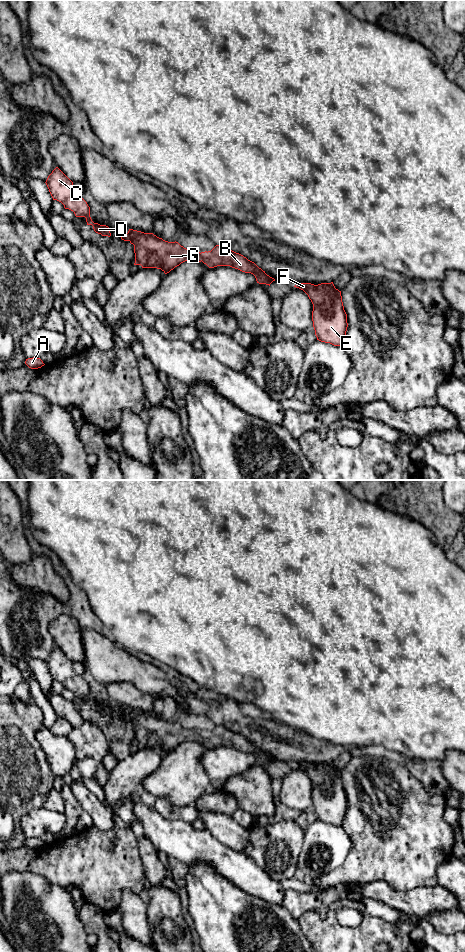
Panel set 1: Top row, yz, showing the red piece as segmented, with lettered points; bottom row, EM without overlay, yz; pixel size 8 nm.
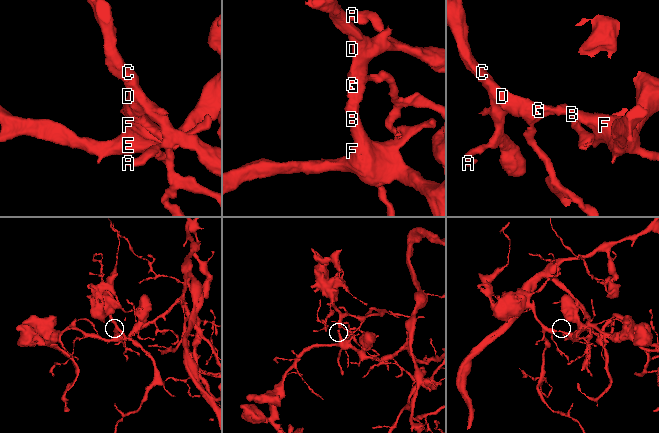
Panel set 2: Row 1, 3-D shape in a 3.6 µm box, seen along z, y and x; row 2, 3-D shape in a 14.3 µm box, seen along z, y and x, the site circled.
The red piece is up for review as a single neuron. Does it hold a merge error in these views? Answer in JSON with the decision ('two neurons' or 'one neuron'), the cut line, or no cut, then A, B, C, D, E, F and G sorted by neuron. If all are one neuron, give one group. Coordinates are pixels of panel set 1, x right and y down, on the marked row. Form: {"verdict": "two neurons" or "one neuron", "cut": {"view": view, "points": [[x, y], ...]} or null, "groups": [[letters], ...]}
{"verdict": "one neuron", "cut": null, "groups": [["A", "B", "C", "D", "E", "F", "G"]]}

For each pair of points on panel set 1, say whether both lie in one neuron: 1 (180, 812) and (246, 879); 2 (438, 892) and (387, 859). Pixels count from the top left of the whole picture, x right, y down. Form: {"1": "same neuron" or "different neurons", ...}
{"1": "different neurons", "2": "different neurons"}

